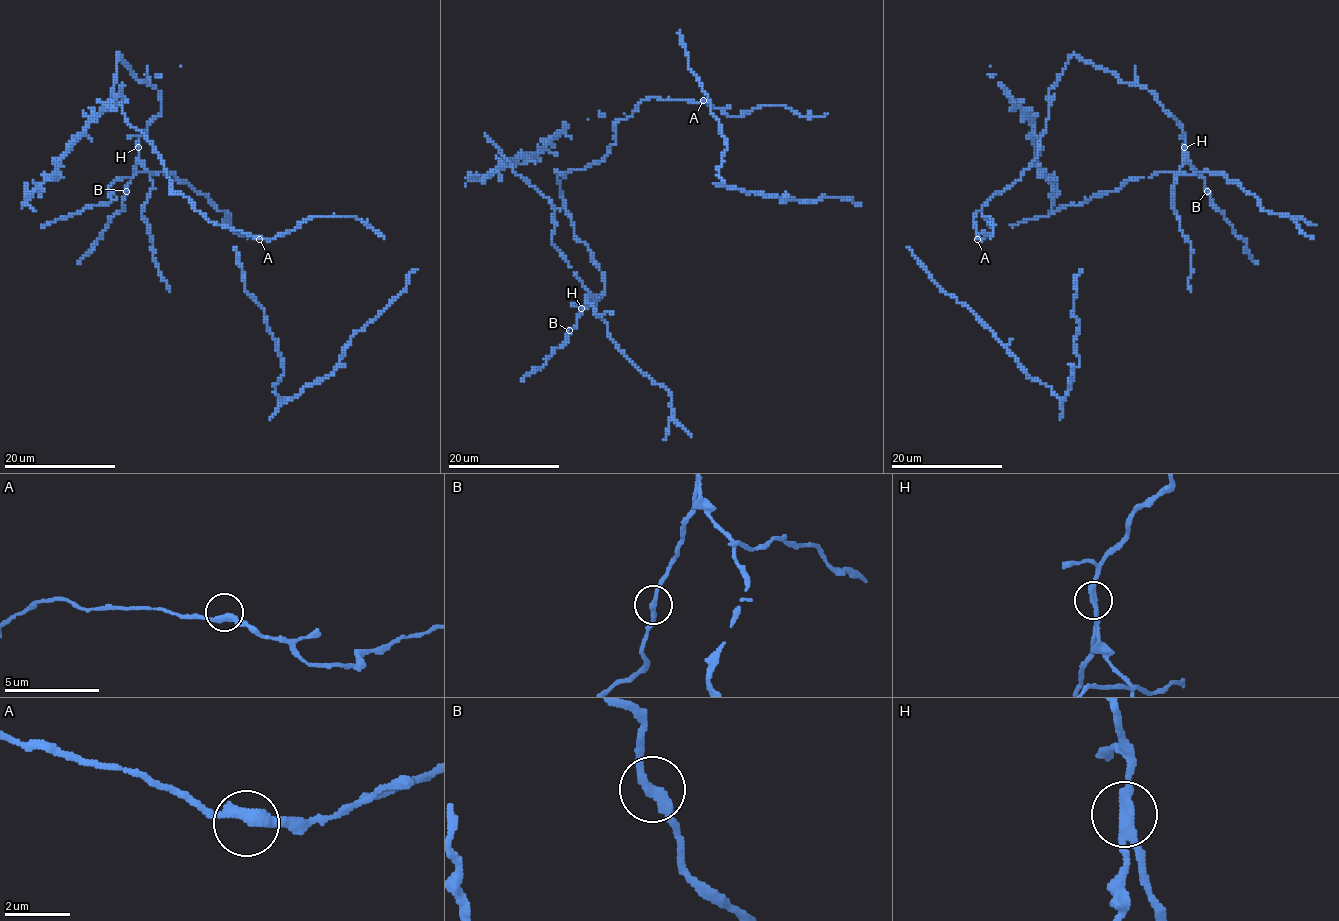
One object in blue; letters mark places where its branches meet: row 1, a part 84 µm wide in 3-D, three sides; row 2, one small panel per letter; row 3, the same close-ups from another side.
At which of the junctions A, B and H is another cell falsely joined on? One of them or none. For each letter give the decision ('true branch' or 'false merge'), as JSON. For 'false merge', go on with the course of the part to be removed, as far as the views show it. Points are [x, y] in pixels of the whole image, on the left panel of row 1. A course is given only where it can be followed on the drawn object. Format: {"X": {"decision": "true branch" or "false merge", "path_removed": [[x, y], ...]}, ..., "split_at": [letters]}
{"A": {"decision": "true branch"}, "B": {"decision": "true branch"}, "H": {"decision": "false merge", "path_removed": [[138, 147], [139, 163], [149, 174], [152, 185], [142, 214], [153, 260], [169, 292]]}, "split_at": ["H"]}

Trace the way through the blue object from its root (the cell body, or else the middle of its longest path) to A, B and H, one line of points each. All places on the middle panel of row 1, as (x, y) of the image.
A: (614, 144), (615, 123), (630, 116), (643, 100), (654, 96), (703, 100)
B: (614, 144), (583, 170), (556, 171), (575, 237), (605, 281), (569, 330)
H: (614, 144), (602, 160), (583, 170), (556, 171), (575, 237), (587, 247), (605, 281), (604, 291), (582, 308)

